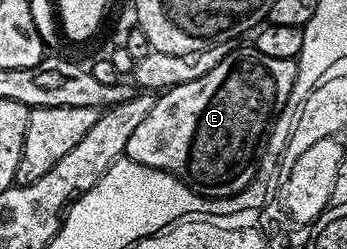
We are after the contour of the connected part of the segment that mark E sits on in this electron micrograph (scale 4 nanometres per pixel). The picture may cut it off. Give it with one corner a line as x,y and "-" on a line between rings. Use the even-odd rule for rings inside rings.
253,48
247,50
231,49
228,56
224,56
224,60
220,60
220,64
216,64
216,68
212,68
212,72
204,72
204,76
200,76
200,80
191,80
189,84
180,84
173,86
172,89
159,93
154,99
154,107
152,112
148,112
148,116
144,116
143,122
136,127
136,132
132,132
126,145
125,157
144,164
148,168
156,168
157,170
167,170
172,175
177,176
181,182
186,183
195,194
201,194
208,198
225,198
233,194
241,193
241,190
255,181
256,172
260,170
257,163
249,164
254,152
261,152
266,149
266,141
270,138
270,127
273,126
275,120
280,116
280,112
284,108
284,104
288,104
288,96
292,92
292,88
296,84
296,76
298,75
298,64
293,58
288,60
276,60
273,56
264,56
264,52

